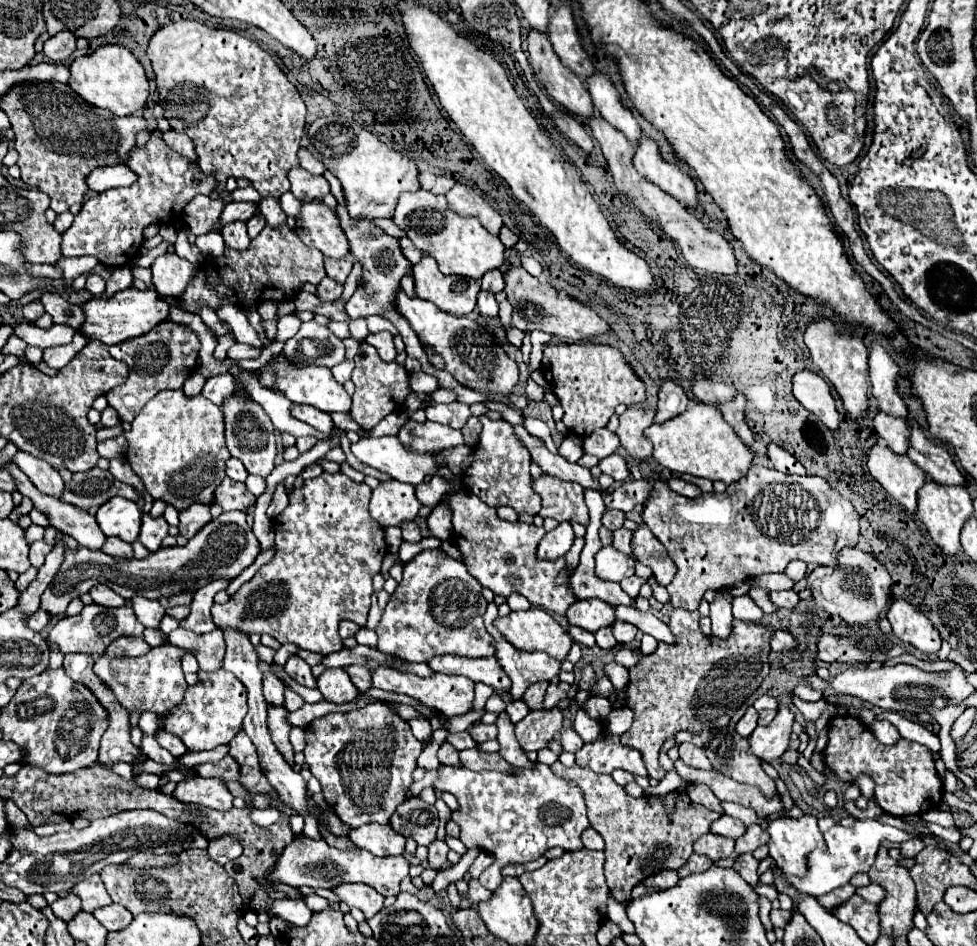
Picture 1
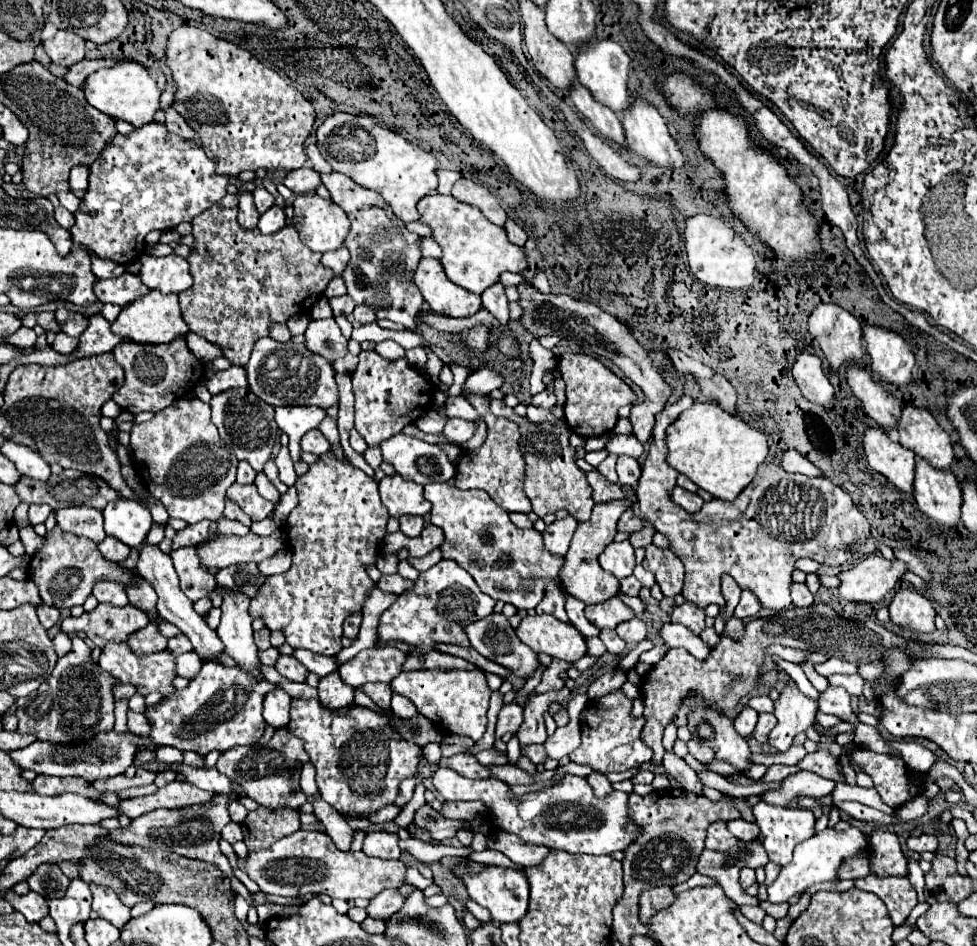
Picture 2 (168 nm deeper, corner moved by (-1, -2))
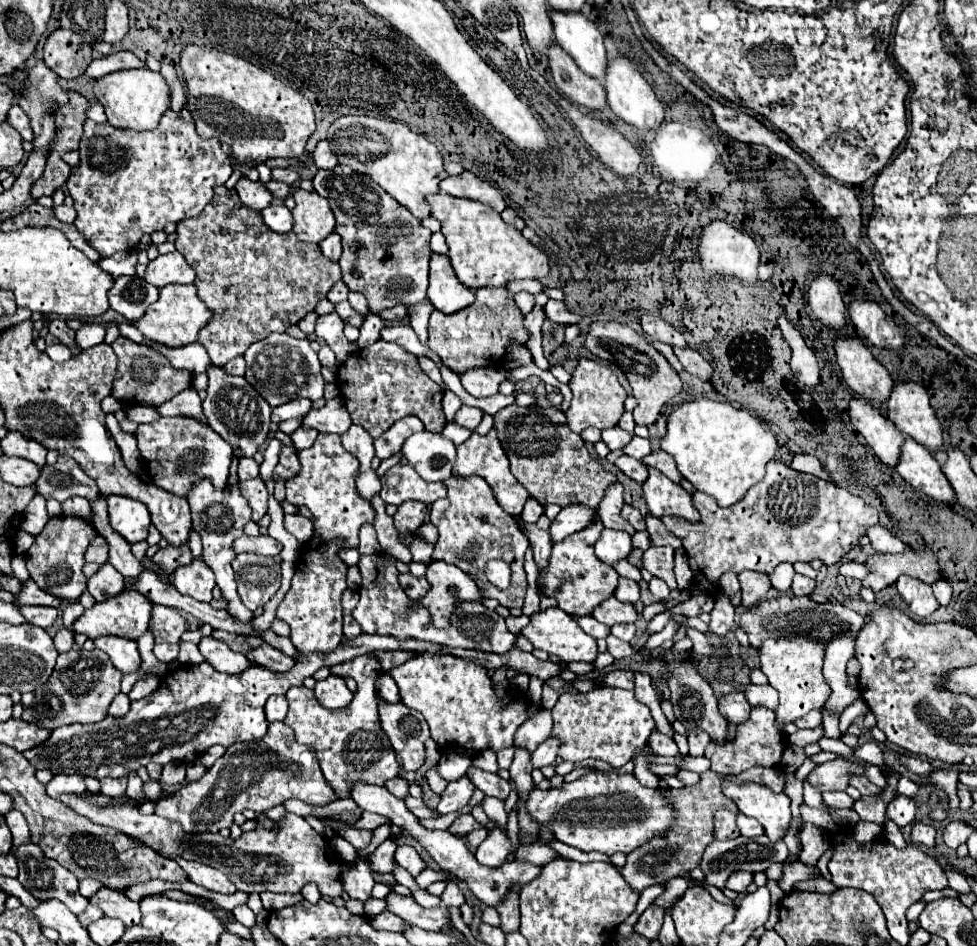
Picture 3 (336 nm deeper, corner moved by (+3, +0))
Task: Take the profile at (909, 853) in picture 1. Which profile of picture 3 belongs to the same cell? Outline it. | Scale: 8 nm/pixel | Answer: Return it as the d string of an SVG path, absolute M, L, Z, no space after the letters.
M914 823L912 825L912 843L924 845L924 847L934 847L934 827L926 823Z

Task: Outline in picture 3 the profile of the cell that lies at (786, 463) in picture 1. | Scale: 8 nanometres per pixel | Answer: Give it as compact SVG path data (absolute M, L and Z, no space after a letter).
M806 453L794 455L794 459L792 459L790 467L792 467L792 469L796 469L796 471L804 471L804 473L816 475L816 477L820 477L820 479L830 479L830 477L824 473L824 469L822 469L820 461L818 461L816 457L812 457L812 455L806 455Z

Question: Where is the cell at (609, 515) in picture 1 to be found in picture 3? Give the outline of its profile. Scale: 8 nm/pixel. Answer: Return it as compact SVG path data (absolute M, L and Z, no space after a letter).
M624 505L624 507L622 507L622 517L624 517L636 531L644 531L644 529L646 529L644 517L642 517L642 513L640 513L638 509L634 509L634 507L630 507L630 505Z

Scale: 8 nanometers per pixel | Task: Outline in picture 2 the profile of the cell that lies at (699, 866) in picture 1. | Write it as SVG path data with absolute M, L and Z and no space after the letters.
M738 843L730 851L704 849L698 861L698 873L722 883L724 895L736 905L758 905L758 897L750 897L738 885L738 873L742 867L758 869L768 863L766 849L762 843Z

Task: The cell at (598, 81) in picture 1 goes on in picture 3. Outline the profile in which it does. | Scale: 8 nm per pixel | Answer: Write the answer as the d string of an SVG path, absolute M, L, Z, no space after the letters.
M550 9L550 13L552 13L552 25L554 25L554 35L556 35L556 41L560 43L560 47L562 47L562 49L564 49L564 51L566 51L566 53L568 53L568 55L570 55L570 57L574 59L574 63L576 63L576 65L578 65L578 67L580 67L580 69L582 69L582 71L586 73L586 75L590 75L590 77L594 77L594 79L598 79L598 81L602 81L602 83L604 83L604 77L606 77L606 69L608 69L608 59L606 59L606 49L604 49L604 37L602 37L602 35L600 35L600 31L596 29L596 25L594 25L592 21L588 21L588 19L586 19L586 17L582 15L582 13L554 13L552 9Z

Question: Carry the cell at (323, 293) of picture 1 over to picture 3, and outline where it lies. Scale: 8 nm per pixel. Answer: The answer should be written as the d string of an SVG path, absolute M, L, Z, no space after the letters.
M338 281L338 283L334 283L334 287L328 291L328 299L330 299L332 303L340 303L340 301L344 301L344 299L348 297L348 291L350 291L350 289L346 289L346 285L344 285L342 281Z

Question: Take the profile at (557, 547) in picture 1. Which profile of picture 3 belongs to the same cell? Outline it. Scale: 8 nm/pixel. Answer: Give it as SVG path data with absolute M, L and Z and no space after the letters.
M570 505L570 507L564 507L556 519L552 521L548 533L550 533L550 539L552 543L558 543L562 541L564 537L568 537L570 533L578 531L578 529L584 529L592 519L596 517L596 509L586 509L584 505Z

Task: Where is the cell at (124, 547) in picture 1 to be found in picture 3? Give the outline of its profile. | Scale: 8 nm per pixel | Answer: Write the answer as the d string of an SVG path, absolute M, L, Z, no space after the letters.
M98 535L86 549L86 561L92 563L106 563L108 561L108 541Z

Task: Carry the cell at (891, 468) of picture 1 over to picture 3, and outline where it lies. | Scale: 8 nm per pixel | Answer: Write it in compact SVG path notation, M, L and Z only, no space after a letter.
M852 399L848 415L856 431L866 439L868 447L874 449L876 457L894 469L900 461L904 435L894 429L894 425L890 425L890 421L886 421L886 417L868 401Z

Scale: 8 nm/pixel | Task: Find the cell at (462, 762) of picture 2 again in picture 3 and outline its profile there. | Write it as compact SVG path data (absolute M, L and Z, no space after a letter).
M470 767L466 777L484 793L484 795L492 795L492 797L498 797L498 799L506 799L508 793L510 793L510 785L508 781L504 781L498 773L488 773L488 771L482 771L478 767Z

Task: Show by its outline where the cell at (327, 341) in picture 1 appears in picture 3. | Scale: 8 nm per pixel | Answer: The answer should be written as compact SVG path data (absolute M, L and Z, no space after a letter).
M328 313L318 317L316 331L314 331L316 337L324 339L324 343L336 353L340 363L344 363L346 355L350 355L350 343L346 341L342 329L344 329L344 321L336 313Z

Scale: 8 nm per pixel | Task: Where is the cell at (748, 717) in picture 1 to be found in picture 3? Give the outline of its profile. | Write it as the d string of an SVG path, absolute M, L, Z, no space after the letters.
M734 691L728 693L724 697L720 697L720 713L726 717L726 721L730 725L740 725L750 717L750 703L746 701L742 691Z

